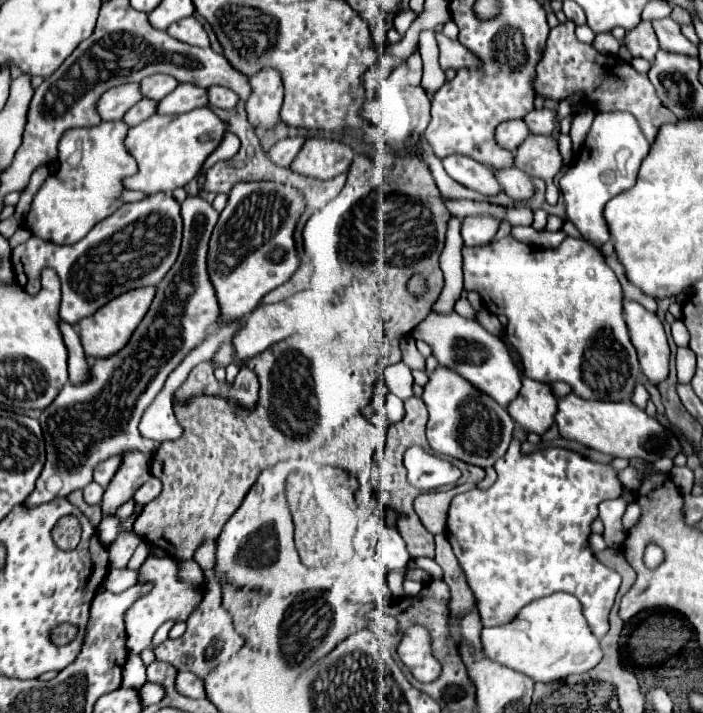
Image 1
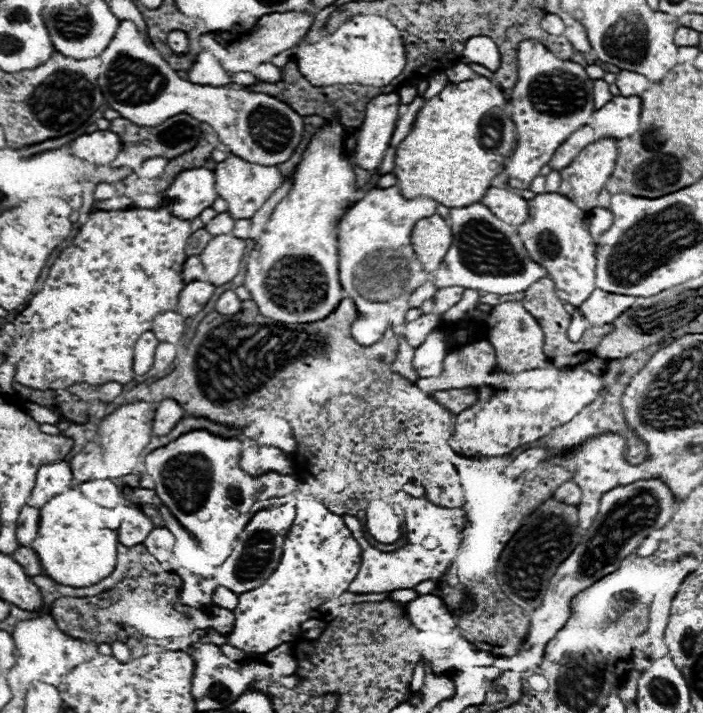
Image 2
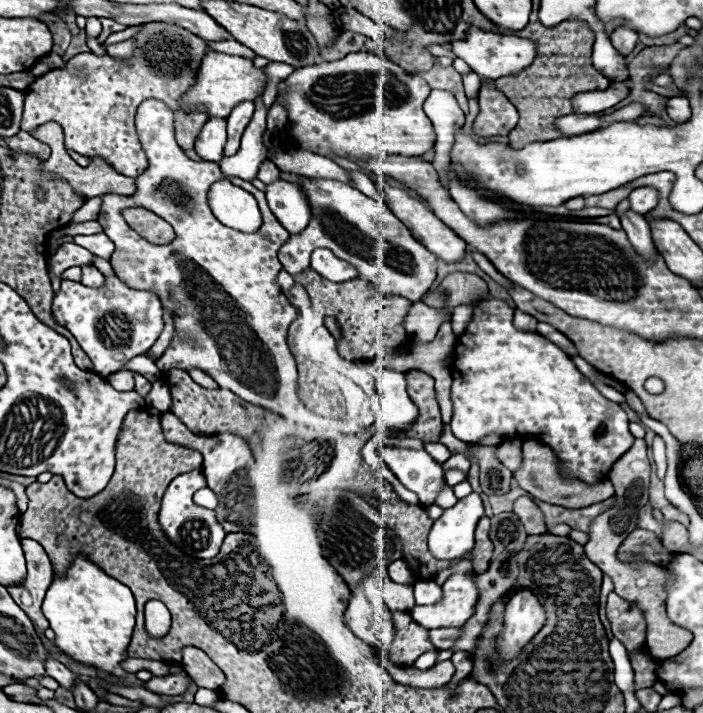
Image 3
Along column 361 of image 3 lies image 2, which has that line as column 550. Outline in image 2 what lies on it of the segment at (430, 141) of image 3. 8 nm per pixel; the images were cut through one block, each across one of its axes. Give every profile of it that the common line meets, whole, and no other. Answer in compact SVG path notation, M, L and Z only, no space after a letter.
M536 40L520 42L518 64L518 82L512 88L512 120L518 132L518 146L508 158L504 174L508 178L508 188L528 190L532 180L540 174L540 168L550 162L556 148L572 132L590 122L590 116L594 112L594 80L588 78L584 66L556 58Z

